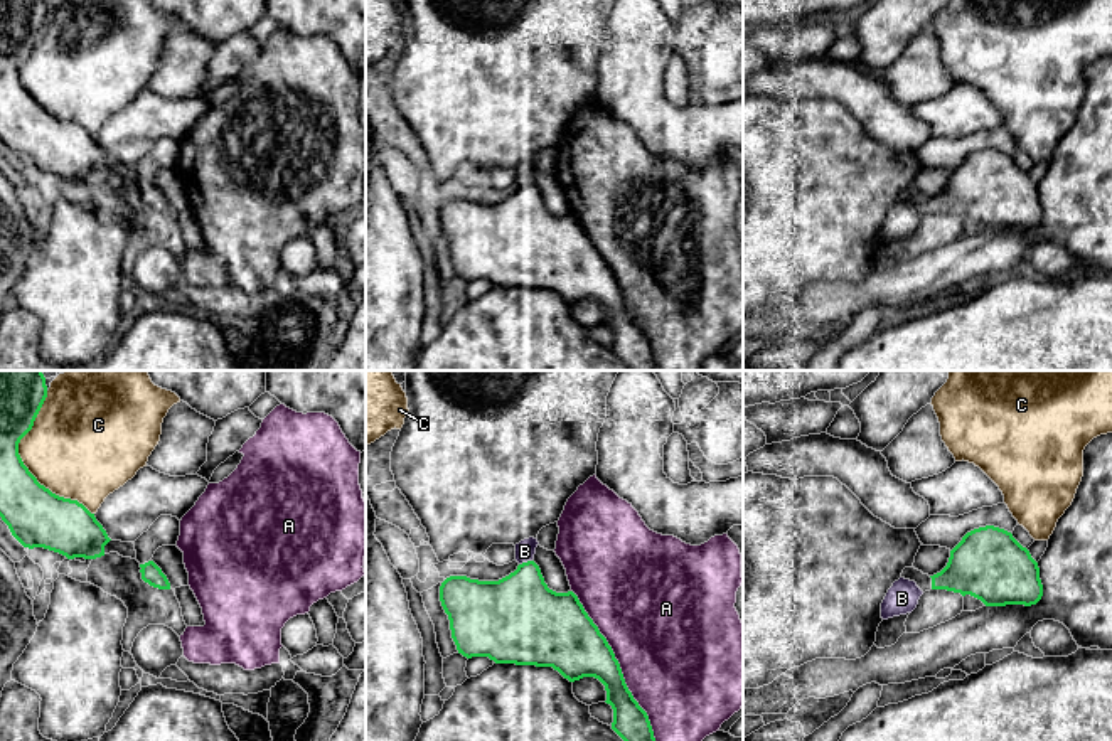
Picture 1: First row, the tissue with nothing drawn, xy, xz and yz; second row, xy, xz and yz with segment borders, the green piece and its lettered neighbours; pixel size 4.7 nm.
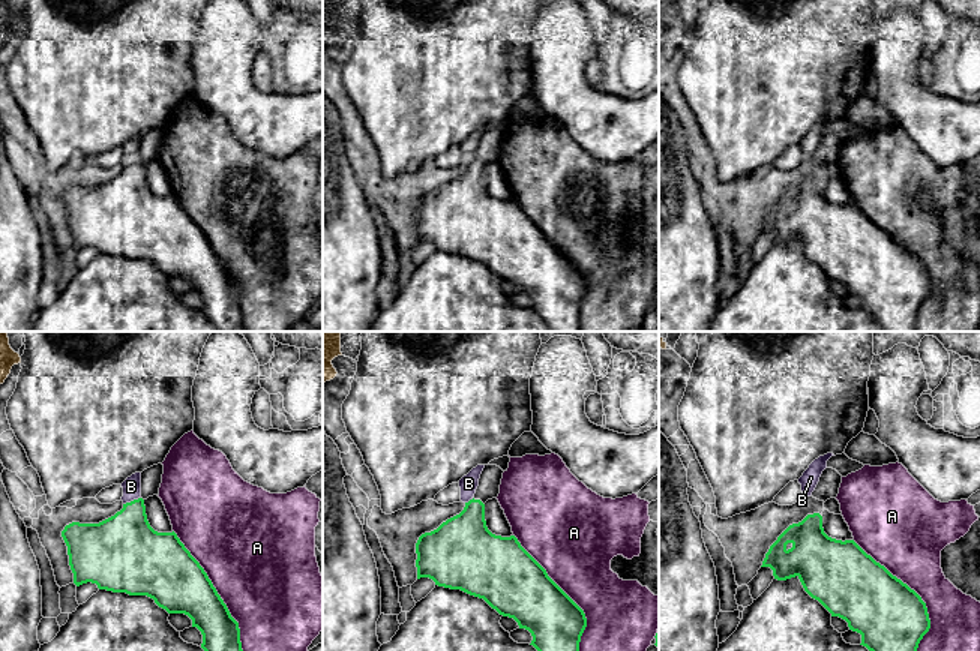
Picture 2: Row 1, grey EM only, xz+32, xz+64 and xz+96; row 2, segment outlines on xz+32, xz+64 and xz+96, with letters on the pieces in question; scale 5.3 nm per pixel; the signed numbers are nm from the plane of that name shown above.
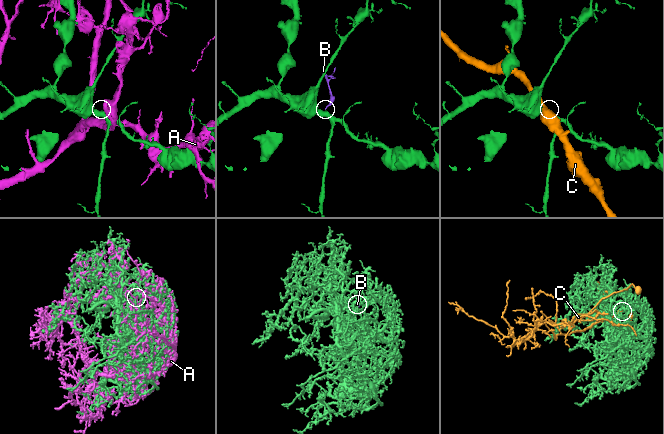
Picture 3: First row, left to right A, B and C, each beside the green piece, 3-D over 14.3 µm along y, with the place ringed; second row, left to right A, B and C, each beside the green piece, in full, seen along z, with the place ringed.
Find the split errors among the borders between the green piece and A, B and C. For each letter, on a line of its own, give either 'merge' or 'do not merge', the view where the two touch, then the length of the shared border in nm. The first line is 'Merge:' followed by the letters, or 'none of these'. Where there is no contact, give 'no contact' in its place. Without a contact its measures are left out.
Merge: B
A: do not merge; contact in xz; length 850 nm
B: merge; contact in xz; length 70 nm
C: do not merge; contact in xy; length 650 nm

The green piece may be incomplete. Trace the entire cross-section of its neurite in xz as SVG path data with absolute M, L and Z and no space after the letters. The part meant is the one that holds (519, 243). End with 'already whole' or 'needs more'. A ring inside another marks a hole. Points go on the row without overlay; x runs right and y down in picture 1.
M537 162L516 167L517 192L499 204L450 199L440 209L452 261L467 281L553 290L569 305L598 301L613 332L612 352L630 370L659 370L647 335L628 313L607 261L573 214L548 211L532 184Z; needs more

